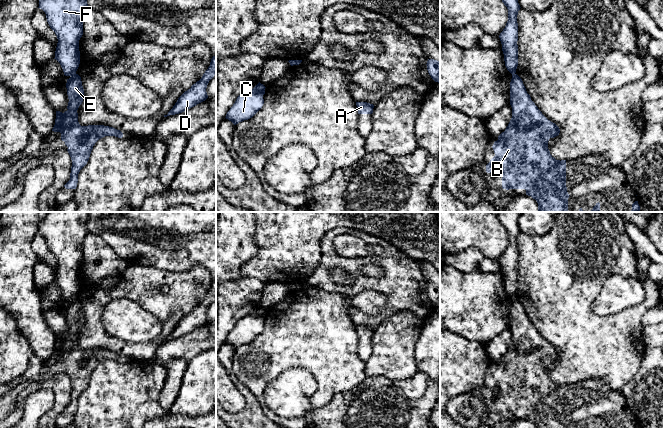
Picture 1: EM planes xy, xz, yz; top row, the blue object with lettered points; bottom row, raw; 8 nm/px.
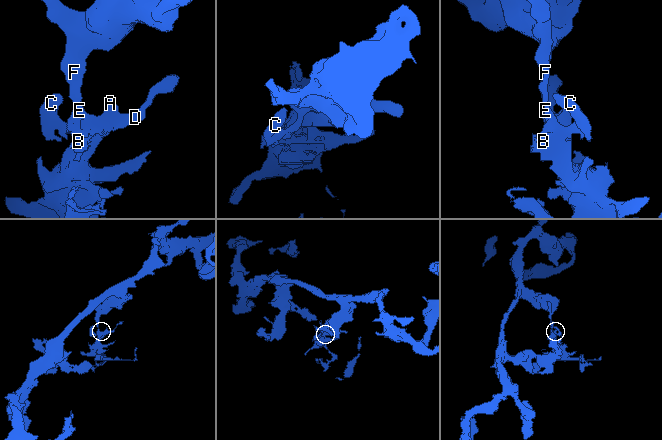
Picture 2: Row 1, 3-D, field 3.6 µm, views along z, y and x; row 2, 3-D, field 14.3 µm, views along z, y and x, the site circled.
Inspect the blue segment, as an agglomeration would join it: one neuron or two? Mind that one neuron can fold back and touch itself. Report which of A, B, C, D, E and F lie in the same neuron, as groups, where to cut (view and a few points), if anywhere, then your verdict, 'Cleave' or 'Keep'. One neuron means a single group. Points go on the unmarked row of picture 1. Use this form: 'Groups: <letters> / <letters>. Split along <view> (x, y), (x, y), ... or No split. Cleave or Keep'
Groups: A B C D E / F. Split along xy (75, 296), (71, 300). Cleave

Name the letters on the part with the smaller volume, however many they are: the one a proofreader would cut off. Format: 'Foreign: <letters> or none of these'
Foreign: A, B, C, D, E

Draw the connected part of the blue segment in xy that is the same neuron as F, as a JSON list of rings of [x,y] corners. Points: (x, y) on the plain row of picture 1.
[[[47,212],[39,222],[39,231],[55,256],[58,267],[55,282],[65,300],[76,297],[80,288],[79,264],[83,259],[83,242],[89,233],[89,212]]]

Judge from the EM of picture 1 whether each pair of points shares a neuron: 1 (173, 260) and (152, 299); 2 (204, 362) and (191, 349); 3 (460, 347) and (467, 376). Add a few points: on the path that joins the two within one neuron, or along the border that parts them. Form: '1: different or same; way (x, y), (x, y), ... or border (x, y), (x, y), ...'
1: different; border (145, 264), (173, 271), (188, 271), (191, 269)
2: different; border (205, 350), (188, 360)
3: same; way (460, 354), (461, 369)

